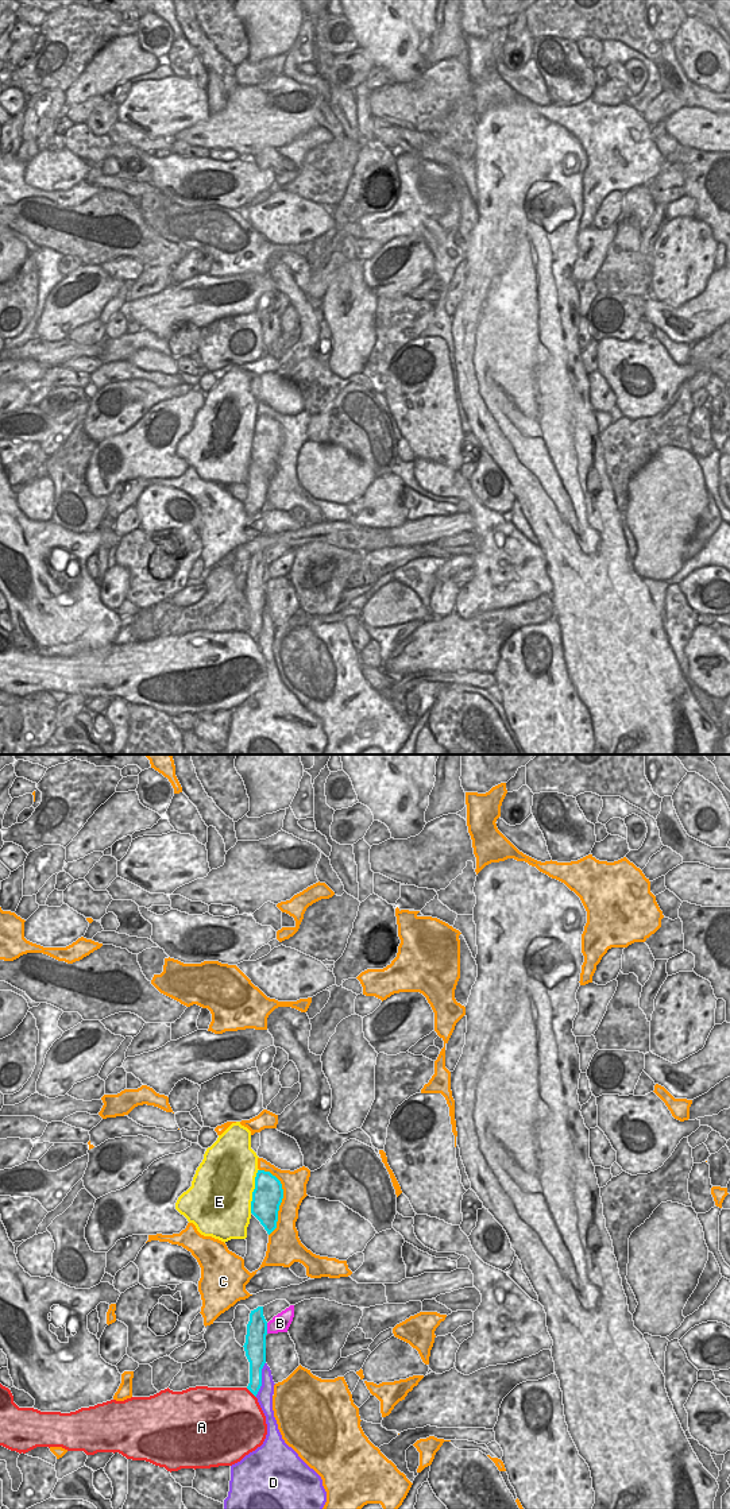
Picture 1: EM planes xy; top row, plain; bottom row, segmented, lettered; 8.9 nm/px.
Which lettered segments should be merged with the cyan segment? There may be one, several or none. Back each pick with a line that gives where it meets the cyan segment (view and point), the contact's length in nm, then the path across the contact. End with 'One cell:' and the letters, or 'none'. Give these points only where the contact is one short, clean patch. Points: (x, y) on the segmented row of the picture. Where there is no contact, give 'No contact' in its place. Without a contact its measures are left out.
One cell: none.

